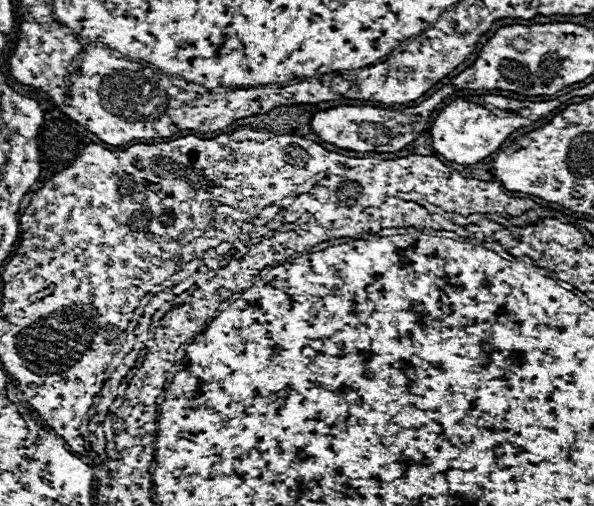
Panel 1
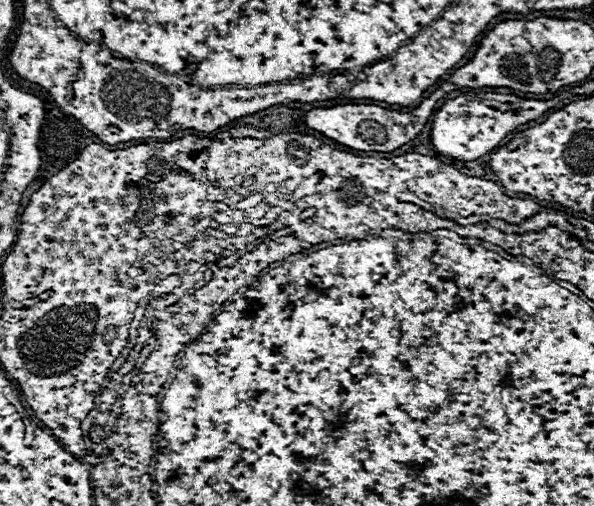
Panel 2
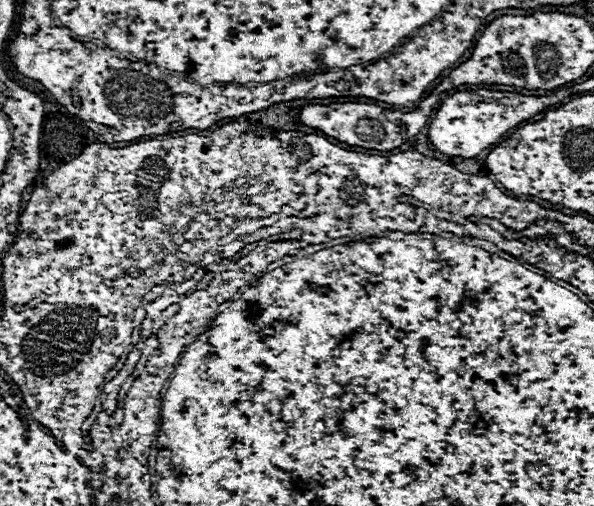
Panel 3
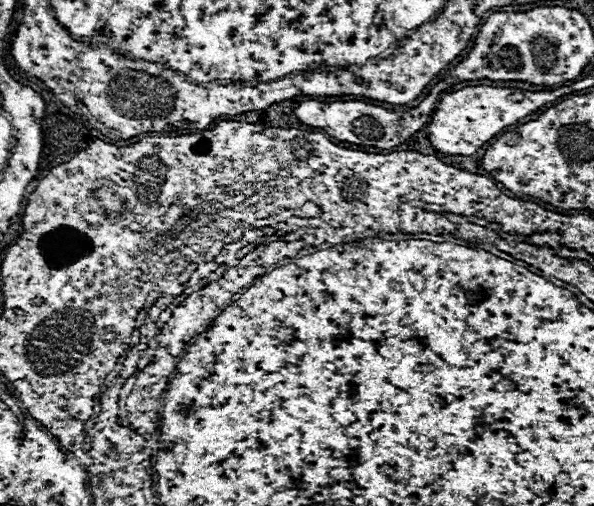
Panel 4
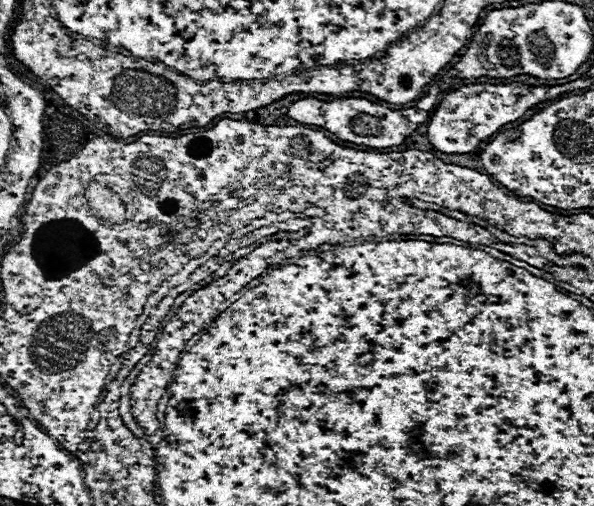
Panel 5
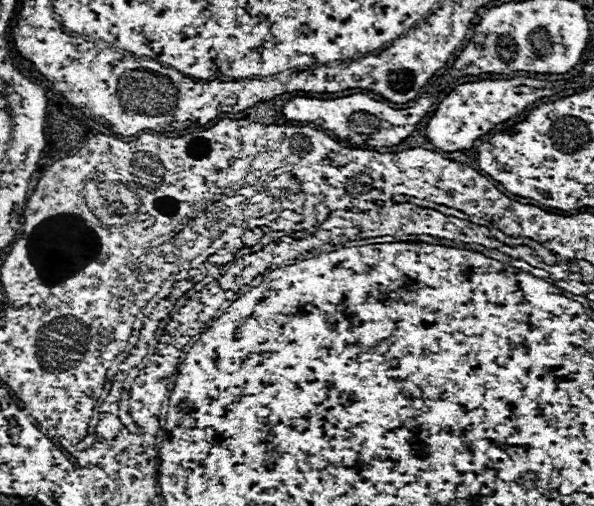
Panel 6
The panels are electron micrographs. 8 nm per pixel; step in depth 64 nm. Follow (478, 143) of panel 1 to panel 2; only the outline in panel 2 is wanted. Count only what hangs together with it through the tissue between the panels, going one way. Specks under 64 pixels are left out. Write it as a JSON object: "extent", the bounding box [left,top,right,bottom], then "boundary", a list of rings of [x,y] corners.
{"extent":[432,94,562,162],"boundary":[[[462,94],[458,98],[448,100],[434,116],[432,122],[432,144],[436,152],[442,156],[460,160],[460,162],[472,162],[490,150],[498,148],[500,142],[508,132],[518,128],[520,124],[532,122],[538,116],[546,114],[550,108],[558,106],[562,102],[560,96],[552,100],[524,100],[518,96],[506,96],[506,94]]]}

